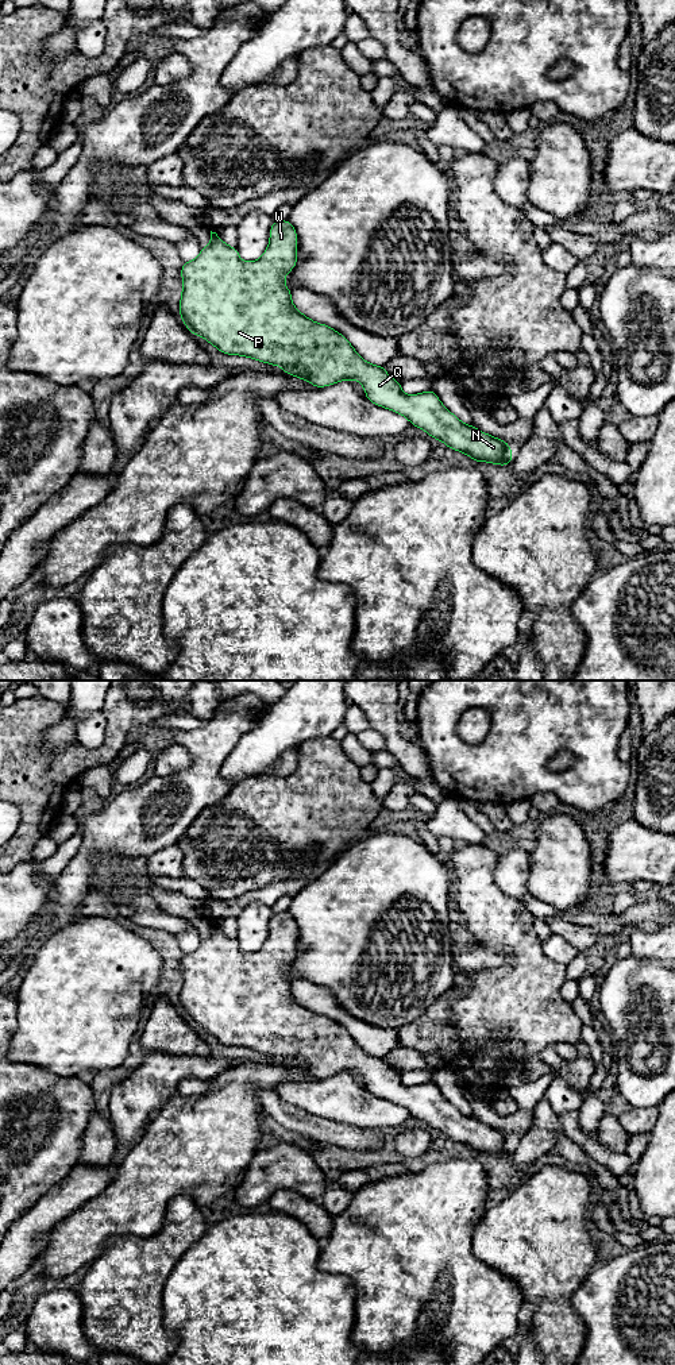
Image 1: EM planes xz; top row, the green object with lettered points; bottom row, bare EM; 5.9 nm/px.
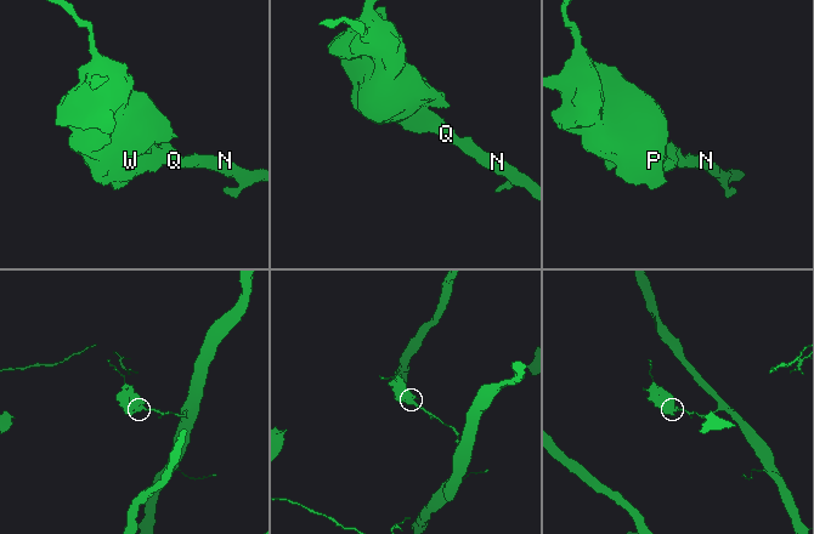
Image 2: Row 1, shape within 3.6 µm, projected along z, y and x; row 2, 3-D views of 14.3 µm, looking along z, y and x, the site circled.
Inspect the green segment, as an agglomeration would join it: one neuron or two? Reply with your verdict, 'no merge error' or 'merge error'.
no merge error

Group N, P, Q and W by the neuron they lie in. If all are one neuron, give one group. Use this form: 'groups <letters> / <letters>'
groups N P Q W

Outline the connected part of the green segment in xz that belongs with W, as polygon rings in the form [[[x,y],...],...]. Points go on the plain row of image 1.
[[[289,911],[273,913],[270,932],[263,946],[254,953],[243,953],[236,938],[225,936],[216,924],[211,922],[209,936],[200,941],[200,946],[190,953],[184,953],[181,960],[182,986],[180,992],[180,1007],[188,1021],[204,1029],[219,1042],[227,1046],[248,1048],[258,1053],[281,1057],[286,1065],[310,1073],[315,1079],[354,1071],[363,1076],[366,1090],[374,1096],[394,1102],[405,1107],[412,1117],[424,1121],[431,1129],[443,1133],[447,1138],[467,1145],[475,1153],[487,1153],[508,1157],[512,1150],[512,1140],[502,1130],[493,1129],[474,1117],[466,1117],[452,1106],[439,1091],[433,1081],[408,1087],[401,1075],[392,1069],[383,1060],[366,1053],[354,1041],[351,1034],[338,1022],[325,1015],[319,1015],[304,1007],[292,994],[292,983],[286,979],[284,969],[297,956],[297,924]]]

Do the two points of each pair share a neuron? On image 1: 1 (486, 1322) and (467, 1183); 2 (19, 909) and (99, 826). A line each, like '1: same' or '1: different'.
1: same
2: different

